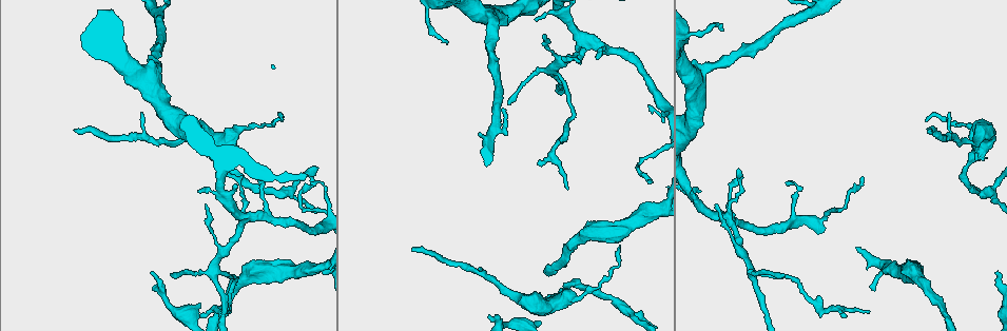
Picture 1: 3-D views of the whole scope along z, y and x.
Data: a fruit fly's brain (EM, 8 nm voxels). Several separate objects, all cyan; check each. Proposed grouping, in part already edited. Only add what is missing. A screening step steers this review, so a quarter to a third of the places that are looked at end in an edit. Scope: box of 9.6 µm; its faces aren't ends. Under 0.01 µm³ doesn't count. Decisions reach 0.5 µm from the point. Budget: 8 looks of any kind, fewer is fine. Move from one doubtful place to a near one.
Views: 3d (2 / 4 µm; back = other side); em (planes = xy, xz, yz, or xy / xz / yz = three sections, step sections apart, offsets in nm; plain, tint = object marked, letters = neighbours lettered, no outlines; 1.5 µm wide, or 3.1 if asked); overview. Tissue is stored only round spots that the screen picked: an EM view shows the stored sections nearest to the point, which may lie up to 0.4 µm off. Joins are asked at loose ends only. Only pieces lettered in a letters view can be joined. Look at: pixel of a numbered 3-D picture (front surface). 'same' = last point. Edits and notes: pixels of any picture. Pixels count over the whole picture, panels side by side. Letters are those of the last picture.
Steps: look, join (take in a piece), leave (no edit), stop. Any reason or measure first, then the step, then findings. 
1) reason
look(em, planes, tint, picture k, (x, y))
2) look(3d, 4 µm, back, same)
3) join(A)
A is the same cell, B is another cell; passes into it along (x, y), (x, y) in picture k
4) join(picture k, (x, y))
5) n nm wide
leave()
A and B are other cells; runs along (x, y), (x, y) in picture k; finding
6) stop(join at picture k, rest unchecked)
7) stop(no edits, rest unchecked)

tapers out
look(3d, 2 µm, picture 1, (487, 317))

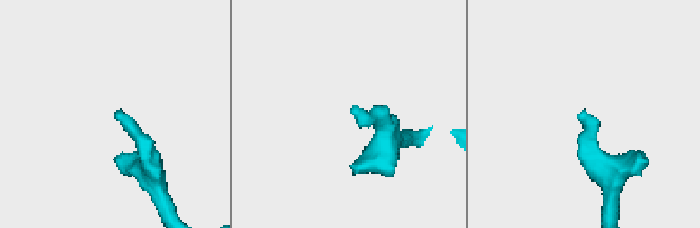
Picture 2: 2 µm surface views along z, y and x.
need the tissue
look(em, xy, step 4, tint, picture 2, (583, 113))

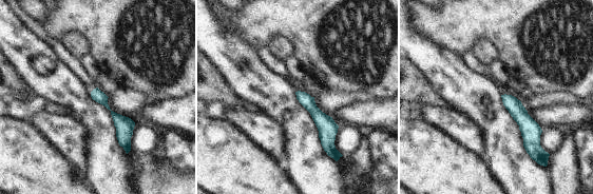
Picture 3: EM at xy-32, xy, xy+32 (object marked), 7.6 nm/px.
cut it another way
look(em, xz, step 8, letters, same)

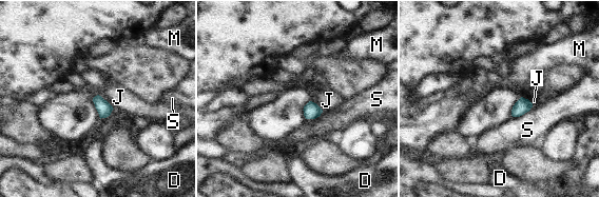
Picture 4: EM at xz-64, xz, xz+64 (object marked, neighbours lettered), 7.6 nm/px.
100 nm wide
leave()
D, J, M and S are other cells; border along (100, 95), (114, 109) in picture 4; none of them fits

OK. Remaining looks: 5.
look(em, xz, step 8, tint, picture 1, (312, 178))

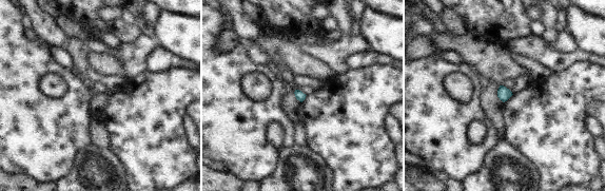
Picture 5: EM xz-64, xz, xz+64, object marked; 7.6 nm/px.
look(em, planes, tint, same)

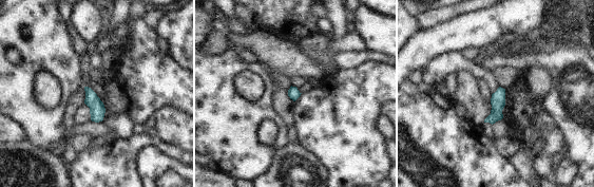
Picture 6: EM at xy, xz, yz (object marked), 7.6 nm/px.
look(em, planes, letters, same)

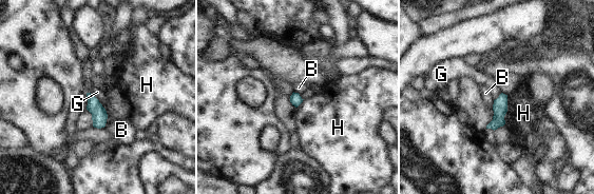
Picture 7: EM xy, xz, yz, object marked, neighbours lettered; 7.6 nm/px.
90 nm wide
leave()
B, G and H are other cells; border along (87, 92), (90, 92), (104, 109) in picture 7; no lettered piece goes on from it

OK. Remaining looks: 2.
an open end
look(em, planes, letters, picture 1, (783, 276))

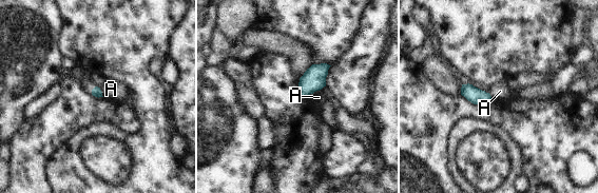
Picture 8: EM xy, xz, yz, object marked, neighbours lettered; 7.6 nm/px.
70 nm wide
leave()
A is another cell; border along (321, 89), (307, 96) in picture 8; no lettered piece goes on from it

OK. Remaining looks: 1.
stop(no edits, rest unchecked)

